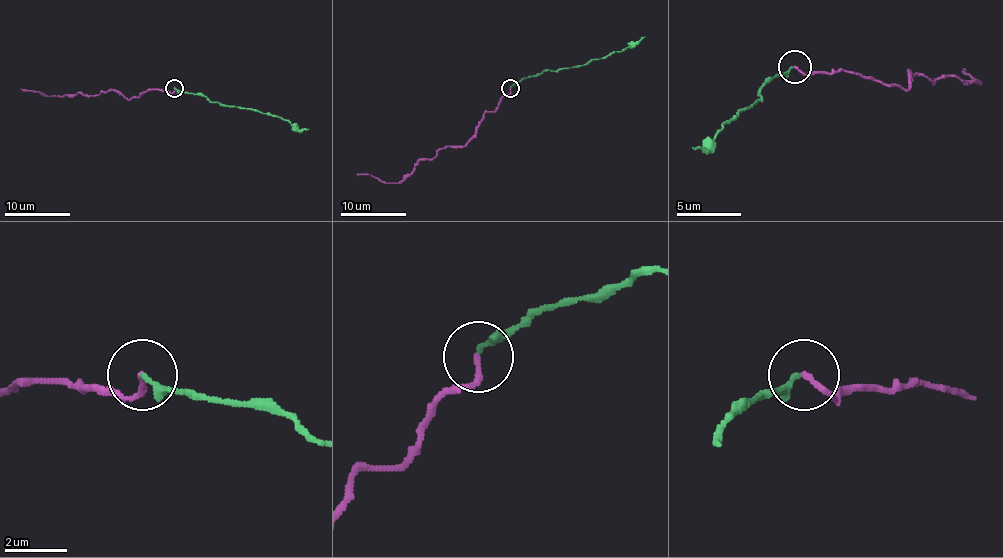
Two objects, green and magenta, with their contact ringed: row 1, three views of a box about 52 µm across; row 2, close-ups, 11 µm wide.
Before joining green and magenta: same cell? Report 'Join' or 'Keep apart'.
Join

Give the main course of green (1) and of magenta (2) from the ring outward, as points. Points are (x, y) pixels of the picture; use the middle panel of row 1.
1: (510, 88), (546, 70), (558, 71), (605, 58), (645, 37)
2: (510, 88), (464, 145), (444, 147), (433, 158), (421, 158), (398, 183), (357, 173)

